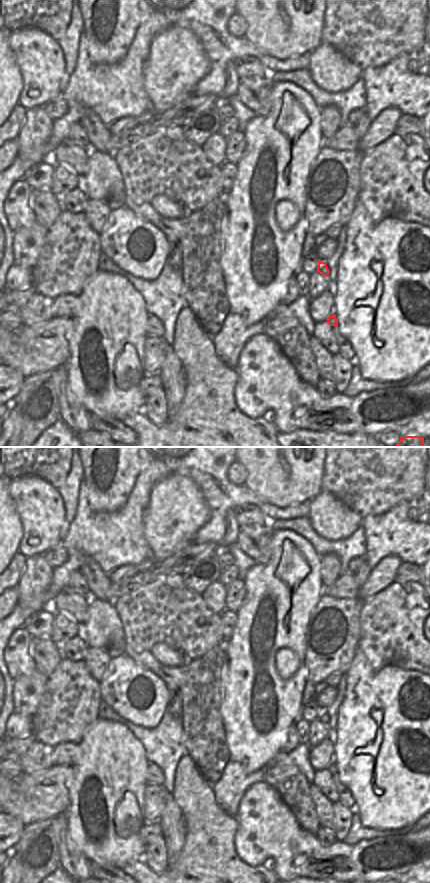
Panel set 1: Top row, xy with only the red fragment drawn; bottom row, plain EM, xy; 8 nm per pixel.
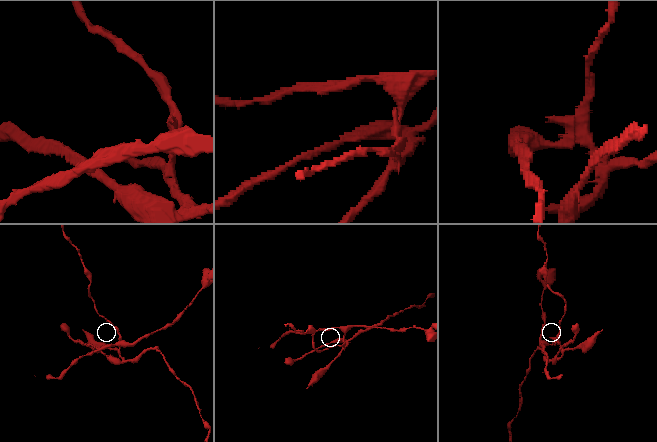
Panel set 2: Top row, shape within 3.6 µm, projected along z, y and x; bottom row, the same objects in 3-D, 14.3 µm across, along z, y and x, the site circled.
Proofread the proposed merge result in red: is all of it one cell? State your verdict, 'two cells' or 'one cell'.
two cells

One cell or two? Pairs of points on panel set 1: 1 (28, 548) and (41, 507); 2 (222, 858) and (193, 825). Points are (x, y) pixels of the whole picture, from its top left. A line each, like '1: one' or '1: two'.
1: one
2: one

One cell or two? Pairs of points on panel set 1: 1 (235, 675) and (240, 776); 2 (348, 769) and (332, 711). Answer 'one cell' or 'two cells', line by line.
1: two cells
2: two cells

